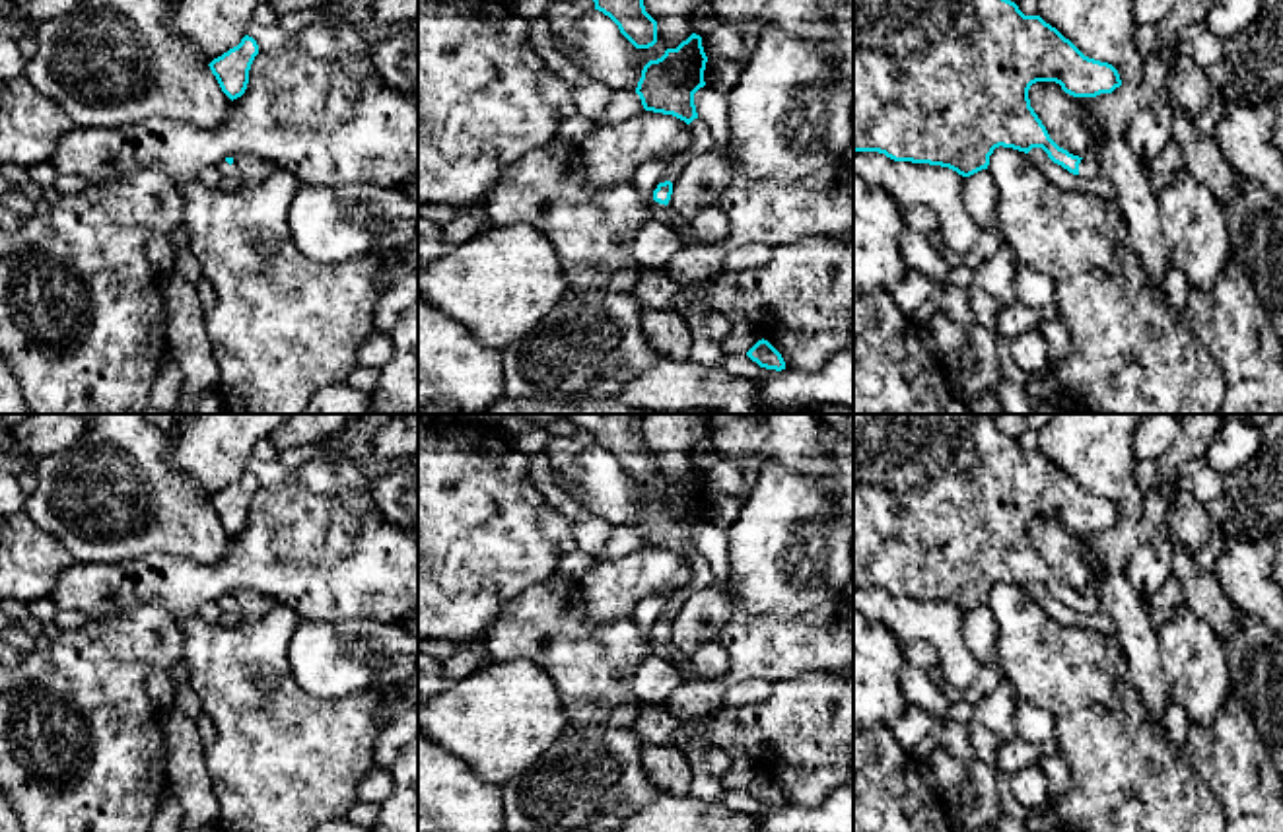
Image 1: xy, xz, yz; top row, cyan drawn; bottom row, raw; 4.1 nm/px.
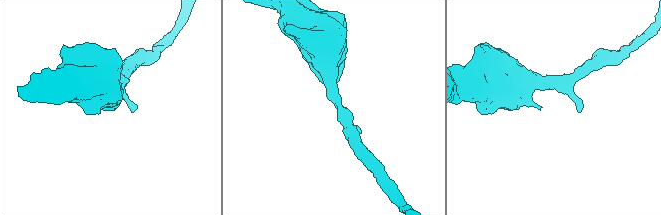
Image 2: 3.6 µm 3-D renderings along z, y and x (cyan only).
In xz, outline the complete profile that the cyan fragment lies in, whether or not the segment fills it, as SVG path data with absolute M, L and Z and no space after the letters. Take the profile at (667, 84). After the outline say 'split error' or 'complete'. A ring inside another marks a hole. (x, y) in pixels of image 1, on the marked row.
M696 33L676 49L667 49L661 58L649 60L636 87L643 109L673 115L690 124L698 119L694 93L706 86L706 62L702 37Z | complete

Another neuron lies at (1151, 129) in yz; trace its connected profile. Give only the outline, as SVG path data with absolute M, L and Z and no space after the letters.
M1170 103L1141 109L1127 126L1127 144L1143 161L1151 161L1174 138L1174 111Z

